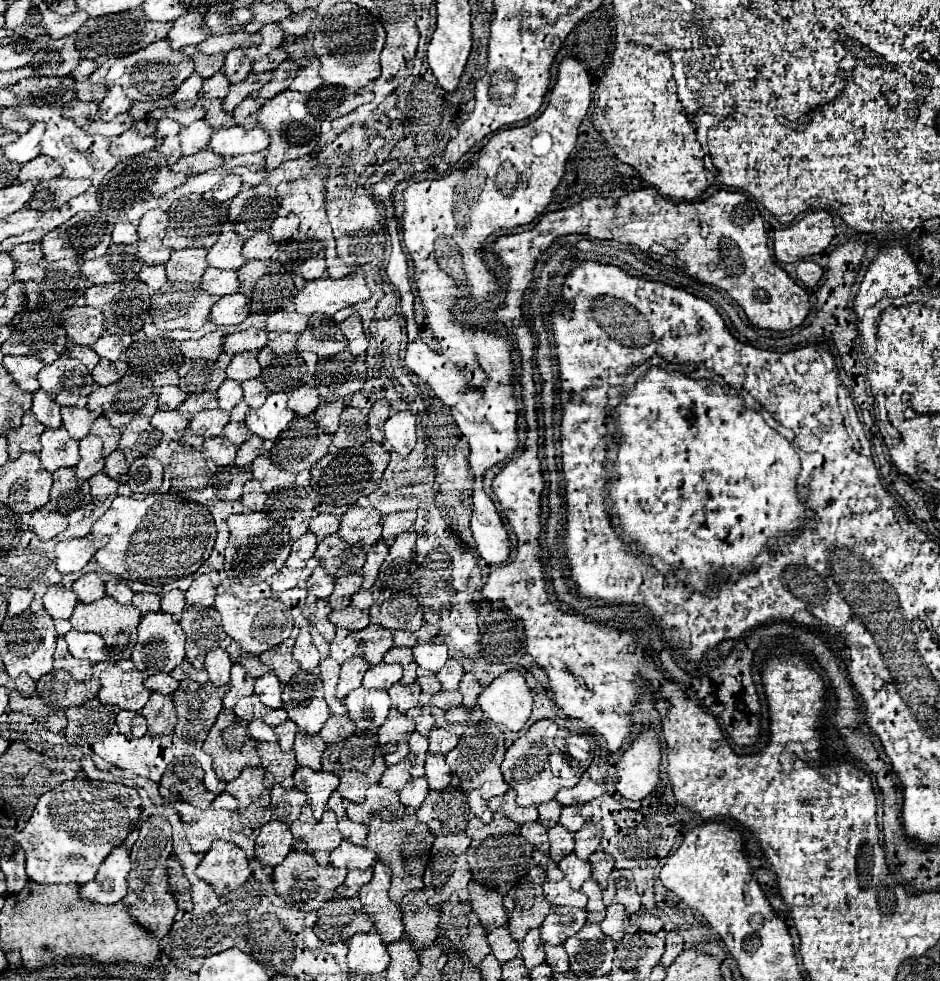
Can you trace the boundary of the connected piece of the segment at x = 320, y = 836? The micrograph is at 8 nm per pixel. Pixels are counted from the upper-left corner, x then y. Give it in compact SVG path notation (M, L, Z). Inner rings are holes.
M310 805L302 807L302 813L296 823L290 827L294 835L294 849L310 853L320 865L330 863L330 853L342 841L342 835L336 827L336 813L326 811L320 821L314 819Z

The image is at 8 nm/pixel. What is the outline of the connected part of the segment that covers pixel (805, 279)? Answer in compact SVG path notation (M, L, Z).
M802 261L796 269L796 277L806 285L806 287L816 287L816 283L822 277L822 267L816 265L814 261Z

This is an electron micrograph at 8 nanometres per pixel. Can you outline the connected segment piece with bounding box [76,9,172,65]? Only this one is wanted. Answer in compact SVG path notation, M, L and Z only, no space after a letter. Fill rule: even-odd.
M134 9L134 11L126 11L126 13L116 13L116 15L108 15L108 17L90 19L76 33L76 47L80 49L84 59L92 59L98 65L102 65L110 57L126 57L130 53L136 53L136 51L144 49L146 45L150 45L154 41L164 39L168 35L168 29L172 29L172 21L170 23L148 21L148 19L144 19L142 9Z

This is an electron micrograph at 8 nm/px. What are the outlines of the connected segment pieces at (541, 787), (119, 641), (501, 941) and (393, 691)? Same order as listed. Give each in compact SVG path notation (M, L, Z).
M550 719L536 721L520 739L516 739L502 761L502 773L506 783L518 793L516 803L522 807L540 805L556 797L564 787L574 787L588 765L598 755L604 741L594 729L566 729Z
M106 595L90 605L78 603L70 621L76 631L94 631L102 635L110 647L134 647L140 617L142 613L134 605L120 605Z
M496 927L488 933L488 943L490 943L490 949L494 953L494 957L504 963L508 959L514 959L518 955L518 941L512 939L508 927Z
M394 683L388 689L390 697L392 697L392 705L396 709L400 709L400 713L406 713L408 709L418 705L418 697L420 697L420 685L412 683L412 685L402 685L402 683Z

